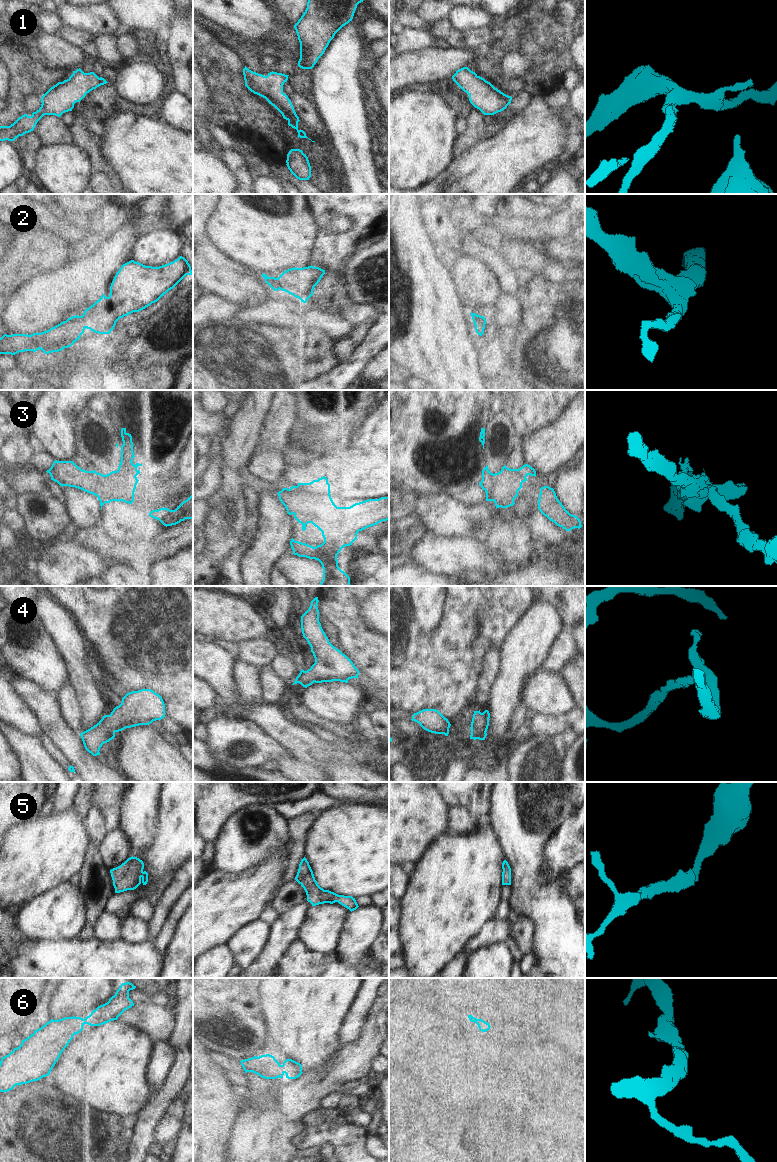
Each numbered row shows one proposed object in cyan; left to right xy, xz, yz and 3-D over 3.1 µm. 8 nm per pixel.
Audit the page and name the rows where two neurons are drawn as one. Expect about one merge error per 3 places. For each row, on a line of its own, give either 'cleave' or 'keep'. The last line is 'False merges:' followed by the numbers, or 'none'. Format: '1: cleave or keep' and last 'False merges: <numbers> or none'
1: keep
2: keep
3: keep
4: keep
5: keep
6: keep
False merges: none

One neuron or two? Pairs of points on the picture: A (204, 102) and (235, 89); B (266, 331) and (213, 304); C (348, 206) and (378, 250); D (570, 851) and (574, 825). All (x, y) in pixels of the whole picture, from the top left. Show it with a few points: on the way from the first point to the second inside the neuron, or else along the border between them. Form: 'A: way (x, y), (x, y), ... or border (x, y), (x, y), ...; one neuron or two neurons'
A: border (203, 77), (213, 103), (209, 115), (211, 121); two neurons
B: border (232, 320), (209, 323); two neurons
C: border (378, 238), (365, 244), (354, 256); two neurons
D: way (571, 845), (574, 842), (574, 831); one neuron

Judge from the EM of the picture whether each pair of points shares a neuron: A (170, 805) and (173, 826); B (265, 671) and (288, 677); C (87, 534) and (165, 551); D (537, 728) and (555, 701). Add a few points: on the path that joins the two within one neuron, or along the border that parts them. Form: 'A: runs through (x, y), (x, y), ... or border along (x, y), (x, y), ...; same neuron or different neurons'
A: runs through (173, 810), (173, 821); same neuron
B: border along (269, 664), (270, 668), (289, 686); different neurons
C: runs through (106, 547), (111, 551), (146, 551); same neuron
D: border along (536, 714), (552, 714), (554, 716); different neurons

